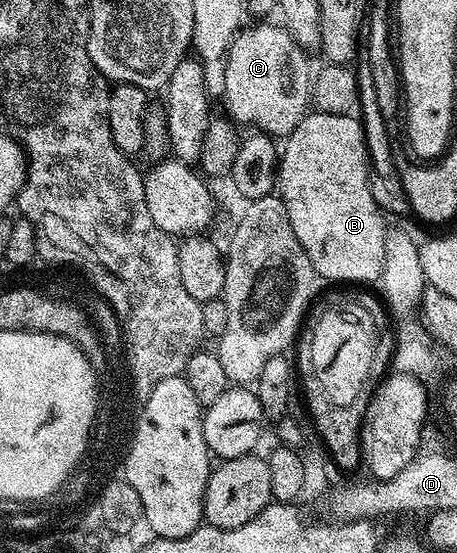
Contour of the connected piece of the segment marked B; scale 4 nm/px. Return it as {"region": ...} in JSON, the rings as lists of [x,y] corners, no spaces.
{"region":[[[311,111],[281,145],[276,192],[288,210],[288,222],[300,238],[300,246],[323,281],[381,281],[388,225],[382,221],[370,180],[366,135],[359,118]]]}

